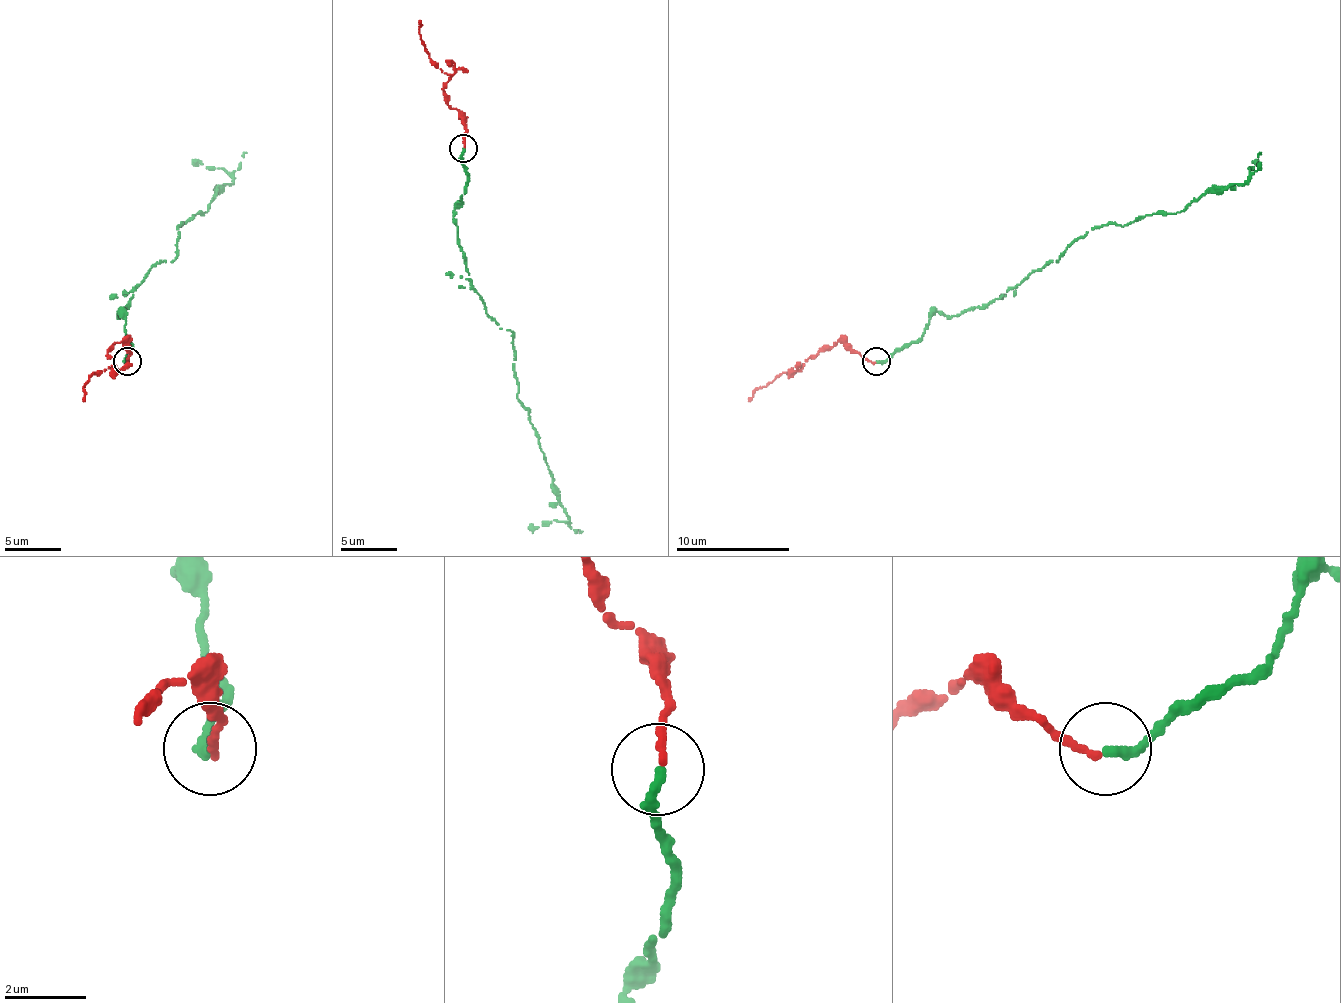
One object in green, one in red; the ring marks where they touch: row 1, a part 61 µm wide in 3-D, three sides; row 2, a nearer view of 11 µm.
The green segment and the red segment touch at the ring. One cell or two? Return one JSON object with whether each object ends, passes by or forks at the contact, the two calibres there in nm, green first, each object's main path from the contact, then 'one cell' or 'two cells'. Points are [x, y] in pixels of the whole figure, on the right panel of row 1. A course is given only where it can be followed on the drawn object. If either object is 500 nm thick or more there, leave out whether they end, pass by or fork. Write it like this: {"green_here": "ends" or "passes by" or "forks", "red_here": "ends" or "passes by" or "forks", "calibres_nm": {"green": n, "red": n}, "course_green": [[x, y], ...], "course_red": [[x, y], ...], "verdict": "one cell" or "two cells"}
{"green_here": "ends", "red_here": "ends", "calibres_nm": {"green": 280, "red": 200}, "course_green": [[875, 362], [909, 345], [938, 313], [986, 308], [1091, 228], [1176, 214], [1207, 191], [1247, 183], [1256, 160]], "course_red": [[875, 362], [836, 342], [802, 364], [776, 376], [748, 401]], "verdict": "one cell"}

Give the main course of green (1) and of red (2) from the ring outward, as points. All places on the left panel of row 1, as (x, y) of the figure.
1: (126, 362), (132, 345), (118, 313), (149, 271), (177, 254), (177, 228), (231, 183), (223, 169), (191, 160)
2: (129, 362), (129, 347), (118, 342), (106, 353), (112, 364), (89, 376), (84, 401)

